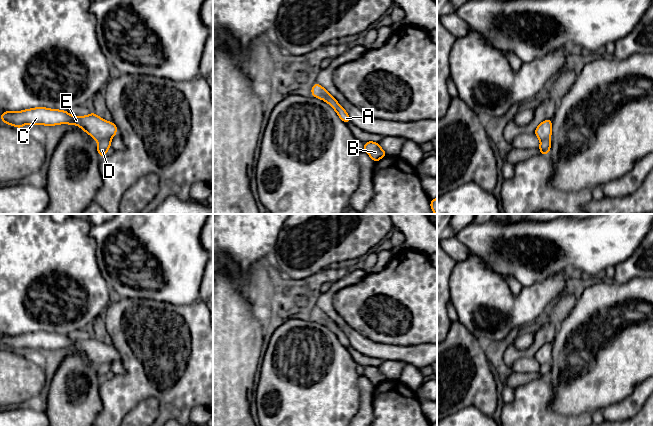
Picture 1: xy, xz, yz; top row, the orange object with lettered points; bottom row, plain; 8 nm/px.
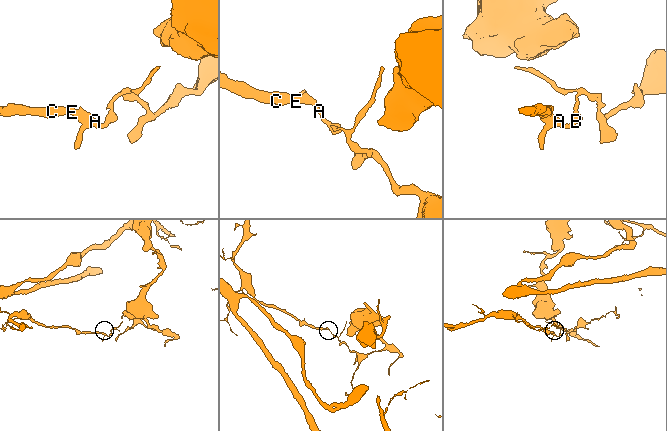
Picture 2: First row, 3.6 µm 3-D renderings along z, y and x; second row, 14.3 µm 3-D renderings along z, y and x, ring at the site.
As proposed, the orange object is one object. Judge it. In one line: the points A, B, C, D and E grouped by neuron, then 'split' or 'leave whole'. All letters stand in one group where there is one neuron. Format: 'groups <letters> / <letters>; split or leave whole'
groups A B D / C E; split

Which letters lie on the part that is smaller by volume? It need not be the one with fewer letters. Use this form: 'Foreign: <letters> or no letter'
Foreign: C, E

